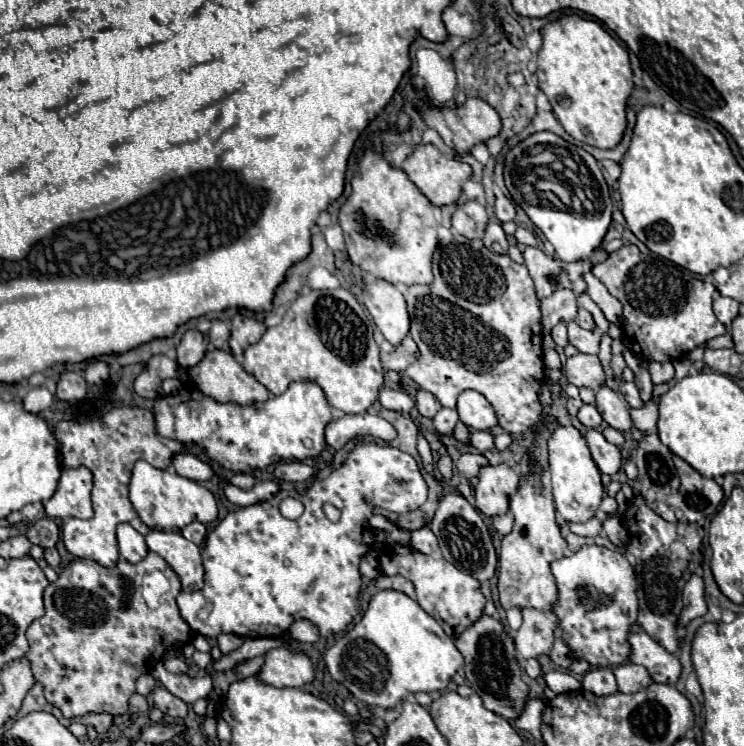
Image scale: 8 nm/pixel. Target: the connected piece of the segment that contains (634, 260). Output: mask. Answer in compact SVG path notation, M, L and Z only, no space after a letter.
M622 245L618 251L610 253L606 261L592 267L592 275L624 305L622 343L638 359L676 361L708 339L726 333L726 327L712 311L716 287L688 273L688 269L676 267L668 259L640 253L636 245Z

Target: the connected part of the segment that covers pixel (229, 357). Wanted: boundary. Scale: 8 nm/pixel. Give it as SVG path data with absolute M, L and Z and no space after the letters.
M212 345L208 347L206 357L196 367L190 369L190 377L206 397L212 397L214 401L220 401L220 403L252 405L256 401L268 401L268 397L270 397L270 391L262 383L258 383L252 375L246 373L232 353L226 353Z

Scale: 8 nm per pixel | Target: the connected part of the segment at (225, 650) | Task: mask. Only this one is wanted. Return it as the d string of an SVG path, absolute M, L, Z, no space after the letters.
M222 633L222 635L218 637L218 647L220 647L222 655L228 655L228 653L236 651L240 645L242 645L242 637L240 637L240 635L224 635L224 633Z

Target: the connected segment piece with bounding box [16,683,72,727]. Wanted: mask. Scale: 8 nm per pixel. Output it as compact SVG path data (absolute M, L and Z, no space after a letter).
M38 683L28 691L28 695L26 695L26 699L24 699L24 703L22 703L22 707L20 707L16 719L24 717L24 715L28 715L28 713L32 713L32 711L46 711L46 713L52 713L65 727L68 727L72 721L64 718L61 711L58 711L54 705L50 705L50 703L44 699L42 687L40 687Z

